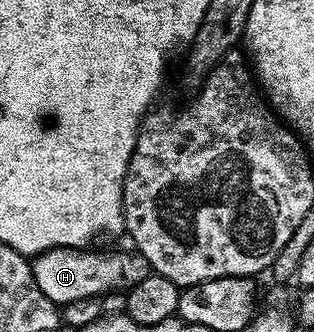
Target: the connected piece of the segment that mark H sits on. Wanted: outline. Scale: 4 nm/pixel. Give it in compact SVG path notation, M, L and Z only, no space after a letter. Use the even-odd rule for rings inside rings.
M54 247L41 252L30 260L33 281L37 281L41 293L45 293L45 297L49 297L49 301L53 301L56 305L64 305L63 303L83 303L86 299L95 299L98 295L109 294L110 291L126 293L131 290L131 287L152 274L149 261L145 261L143 254L134 249L123 252L91 250L95 249L88 249L87 247Z

